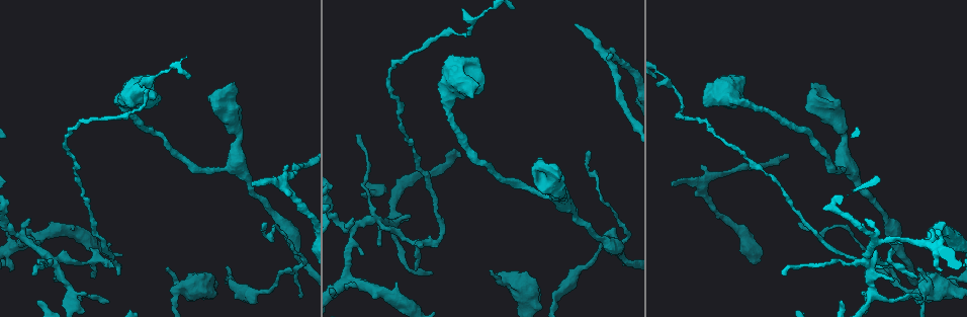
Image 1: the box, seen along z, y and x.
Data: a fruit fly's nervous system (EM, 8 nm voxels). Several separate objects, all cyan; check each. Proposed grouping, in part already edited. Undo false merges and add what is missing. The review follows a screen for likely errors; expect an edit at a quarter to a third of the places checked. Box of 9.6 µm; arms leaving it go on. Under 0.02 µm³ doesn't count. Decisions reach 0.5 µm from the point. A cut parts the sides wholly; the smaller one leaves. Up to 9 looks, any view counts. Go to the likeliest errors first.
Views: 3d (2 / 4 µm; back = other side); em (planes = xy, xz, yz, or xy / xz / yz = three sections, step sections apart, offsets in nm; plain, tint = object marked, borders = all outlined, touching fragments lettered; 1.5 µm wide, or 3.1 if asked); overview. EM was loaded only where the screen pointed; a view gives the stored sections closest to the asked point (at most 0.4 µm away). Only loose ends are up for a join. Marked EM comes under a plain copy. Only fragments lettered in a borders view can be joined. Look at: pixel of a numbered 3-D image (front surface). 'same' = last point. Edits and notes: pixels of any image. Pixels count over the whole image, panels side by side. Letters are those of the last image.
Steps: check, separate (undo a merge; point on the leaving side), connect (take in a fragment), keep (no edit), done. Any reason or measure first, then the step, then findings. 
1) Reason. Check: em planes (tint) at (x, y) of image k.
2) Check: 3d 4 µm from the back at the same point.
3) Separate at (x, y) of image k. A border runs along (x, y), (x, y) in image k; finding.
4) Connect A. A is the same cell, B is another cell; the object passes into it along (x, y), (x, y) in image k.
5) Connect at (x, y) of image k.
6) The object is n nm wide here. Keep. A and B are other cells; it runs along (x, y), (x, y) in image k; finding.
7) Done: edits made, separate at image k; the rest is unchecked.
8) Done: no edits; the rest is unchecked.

Free end. Check: em planes (borders) at (672, 184) of image 1.

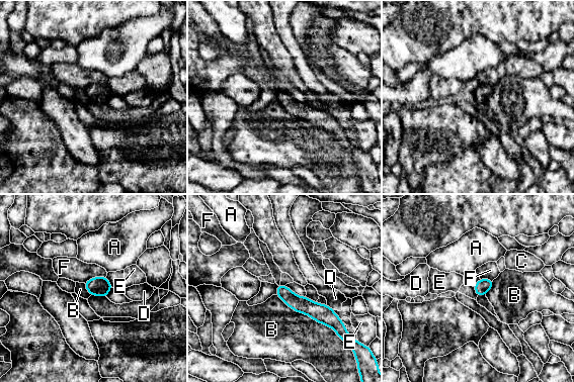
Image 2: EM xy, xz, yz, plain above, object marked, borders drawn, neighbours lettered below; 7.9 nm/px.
The object is 120 nm wide here. Keep. A, B, C, D, E and F are other cells; none of them fits.

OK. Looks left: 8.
Three arms meet. Check: em planes (borders) at (27, 243) of image 1.

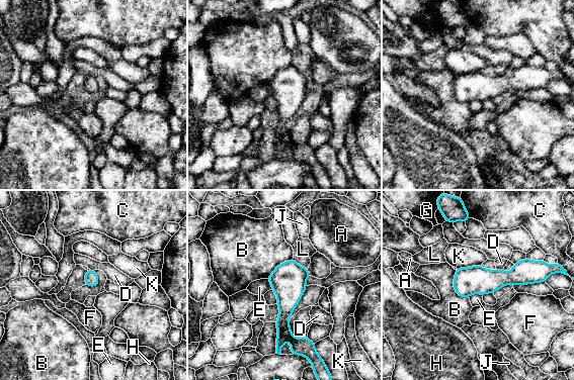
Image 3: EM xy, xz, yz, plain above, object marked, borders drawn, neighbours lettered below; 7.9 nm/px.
Keep. A, B, C, D, E, F, G, H, J, K and L are other cells; a border runs along (482, 295), (473, 293), (469, 297) in image 3; continuous, no second neuron.

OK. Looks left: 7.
Thin neck. Check: 3d 2 µm at (685, 117) of image 1.

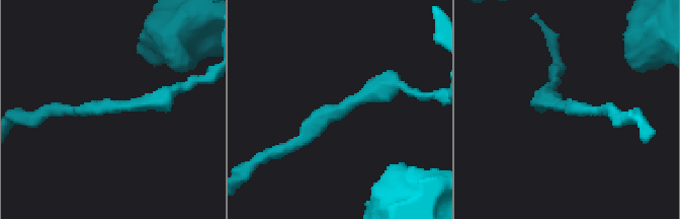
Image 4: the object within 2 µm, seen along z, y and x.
Check: em xy step 4 (tint) at (129, 110) of image 4.

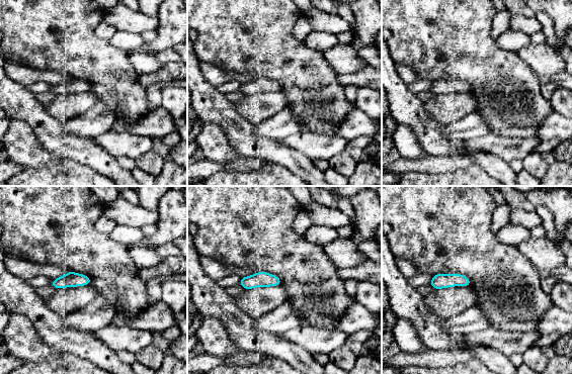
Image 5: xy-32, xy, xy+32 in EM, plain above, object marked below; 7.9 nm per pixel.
Check: em planes (borders) at the same point.

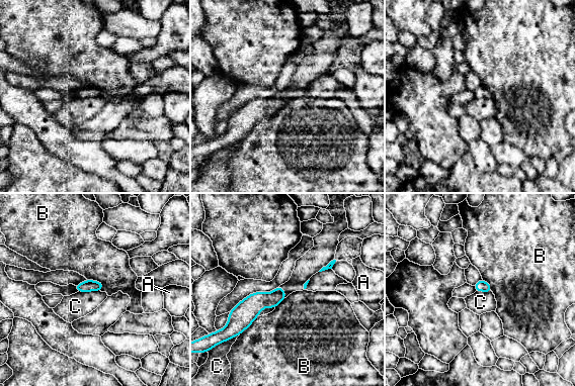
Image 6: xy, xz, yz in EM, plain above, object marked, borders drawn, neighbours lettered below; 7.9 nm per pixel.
The longest contact is with C, 180 nm. Keep. A, B and C are other cells; a border runs along (99, 290), (78, 292) in image 6; one neuron here.

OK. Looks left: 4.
Thick turns thin. Check: em planes (tint) at (254, 293) of image 1.

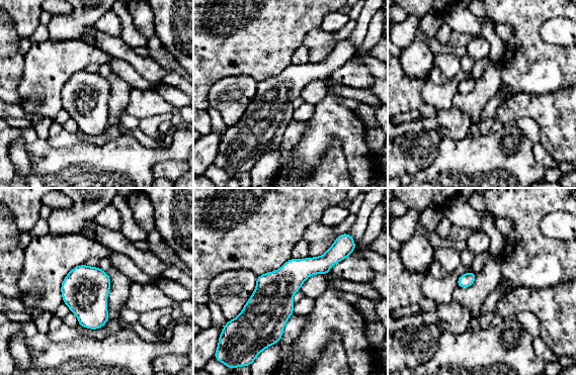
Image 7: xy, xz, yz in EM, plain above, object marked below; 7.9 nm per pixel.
Check: em planes (borders) at the same point.

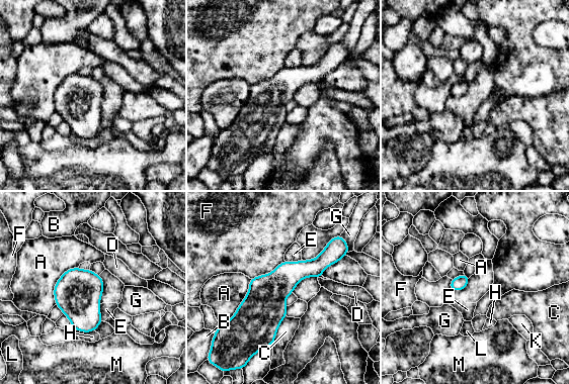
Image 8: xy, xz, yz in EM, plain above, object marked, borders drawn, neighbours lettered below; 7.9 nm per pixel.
Keep. A, B, C, D, E, F, G, H, K, L and M are other cells; it runs along (328, 248), (264, 304), (262, 345) in image 8; all the same neuron.

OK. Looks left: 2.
Done: no edits; the rest is unchecked.

